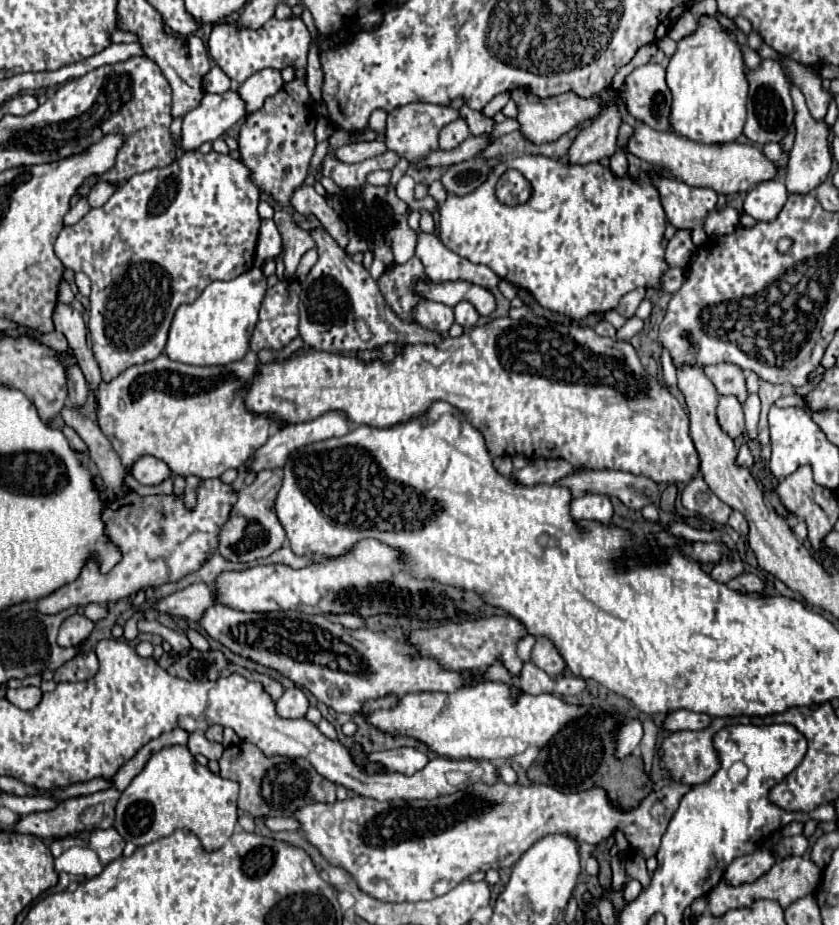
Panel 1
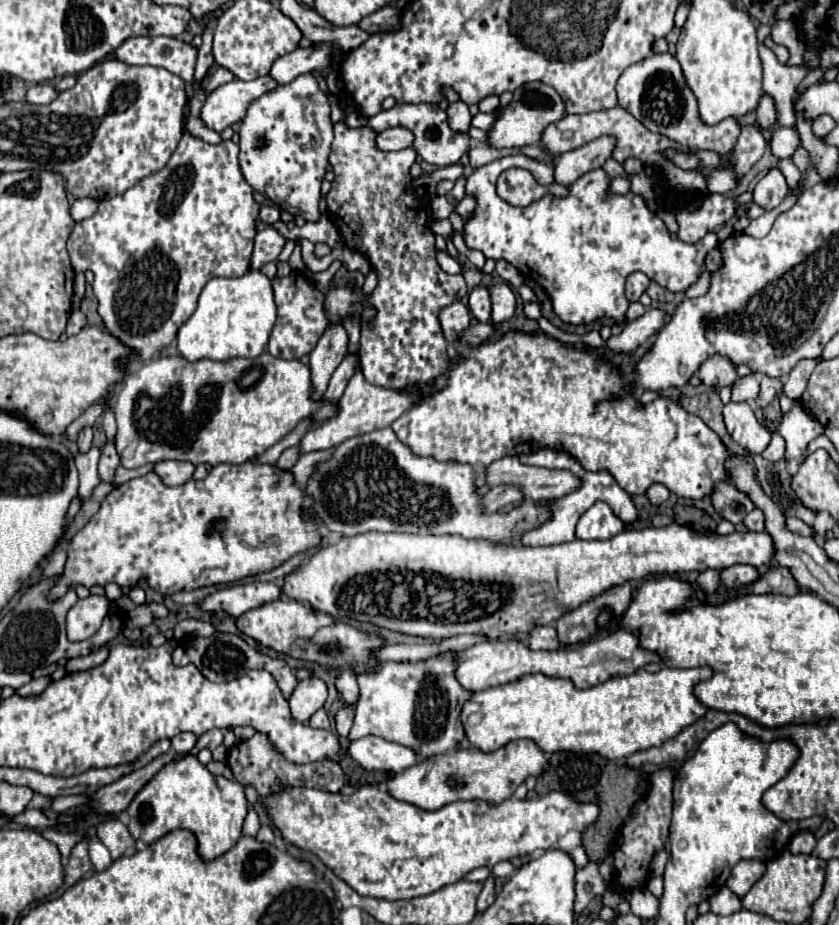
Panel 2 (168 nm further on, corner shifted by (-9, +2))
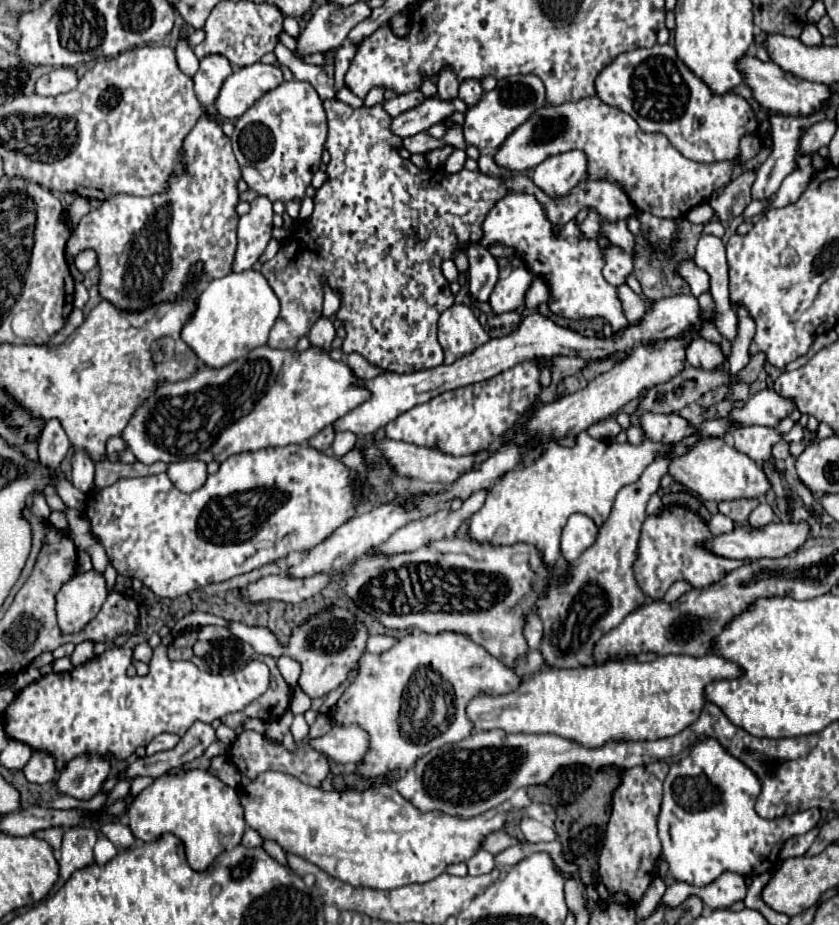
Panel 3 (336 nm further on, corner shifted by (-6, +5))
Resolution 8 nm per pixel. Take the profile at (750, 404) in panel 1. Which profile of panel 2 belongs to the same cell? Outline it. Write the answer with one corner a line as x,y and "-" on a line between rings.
754,374
738,378
736,384
732,386
732,400
756,400
758,394
760,394
760,382

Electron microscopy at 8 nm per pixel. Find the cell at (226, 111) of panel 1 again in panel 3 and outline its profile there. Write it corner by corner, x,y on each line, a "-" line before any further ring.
255,63
247,69
237,69
221,87
217,97
217,113
223,119
241,117
259,97
283,83
283,71
277,65

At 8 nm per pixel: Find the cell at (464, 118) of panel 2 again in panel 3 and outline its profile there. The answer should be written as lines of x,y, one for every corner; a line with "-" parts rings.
451,67
439,71
437,91
439,91
439,97
441,97
441,99
453,99
453,97
457,97
457,91
459,91
459,79
455,77
455,71
453,71

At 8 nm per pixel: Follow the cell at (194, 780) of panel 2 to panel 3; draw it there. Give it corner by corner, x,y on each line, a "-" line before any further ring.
201,769
185,771
175,777
161,775
133,799
127,815
133,835
143,841
155,841
163,833
177,835
185,845
187,863
195,871
205,871
219,853
237,847
245,833
237,791

